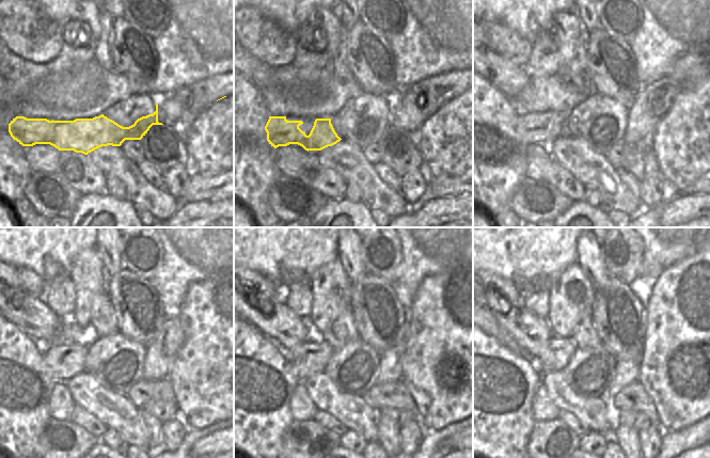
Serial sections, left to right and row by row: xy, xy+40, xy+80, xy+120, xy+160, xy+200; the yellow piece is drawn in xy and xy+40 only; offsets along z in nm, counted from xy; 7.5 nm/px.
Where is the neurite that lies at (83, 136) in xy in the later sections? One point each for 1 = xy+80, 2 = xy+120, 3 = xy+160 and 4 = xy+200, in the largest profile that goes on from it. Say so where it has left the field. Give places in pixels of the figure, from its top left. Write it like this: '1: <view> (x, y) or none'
1: xy+80 (527, 130)
2: xy+120 (52, 366)
3: xy+160 (295, 363)
4: xy+200 (537, 362)

